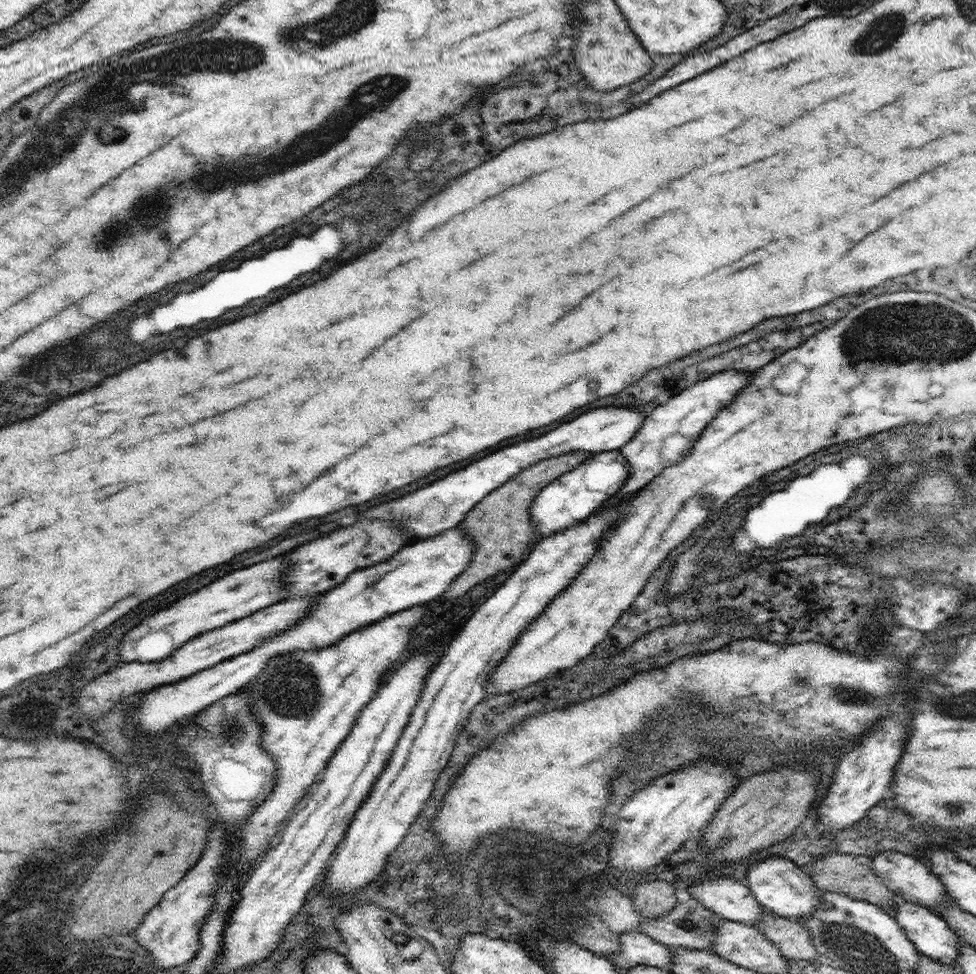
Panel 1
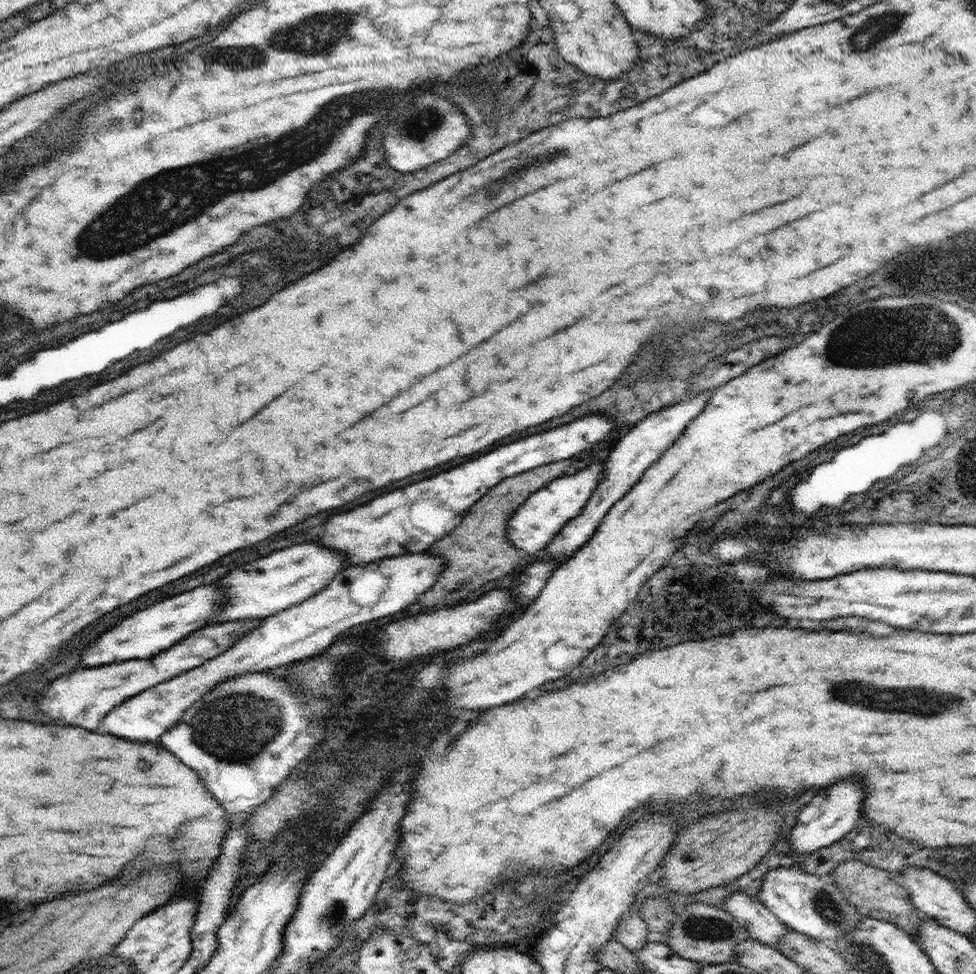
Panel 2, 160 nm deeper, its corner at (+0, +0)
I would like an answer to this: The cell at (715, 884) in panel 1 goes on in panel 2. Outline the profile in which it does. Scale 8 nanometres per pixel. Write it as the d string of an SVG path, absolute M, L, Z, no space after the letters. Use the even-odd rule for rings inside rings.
M736 891L726 898L724 909L752 934L754 941L768 944L774 949L779 945L778 941L790 930L757 897L745 892Z

